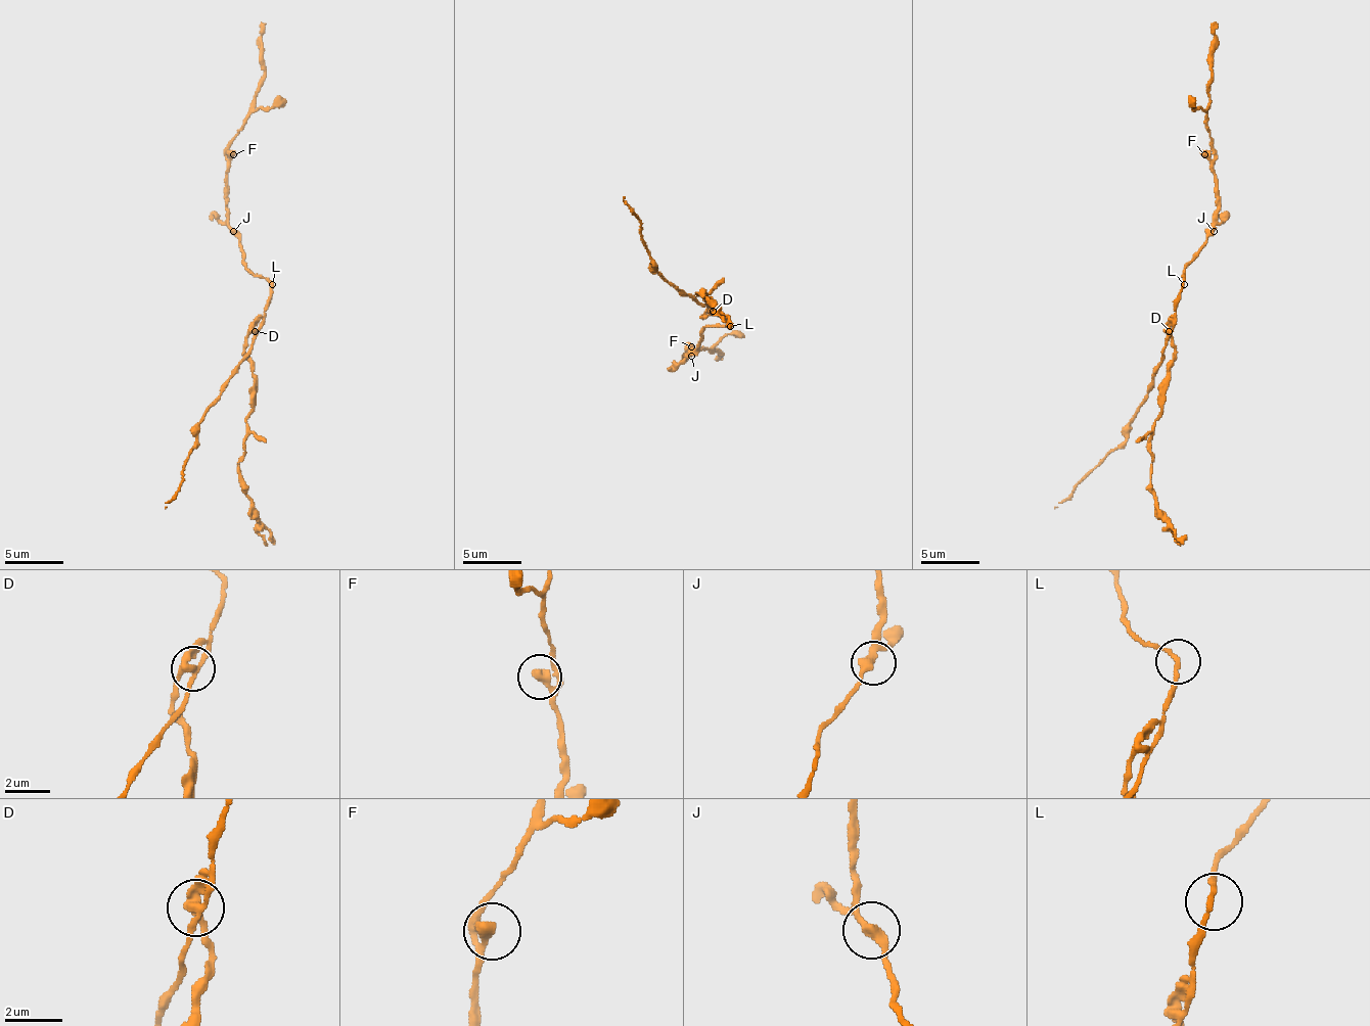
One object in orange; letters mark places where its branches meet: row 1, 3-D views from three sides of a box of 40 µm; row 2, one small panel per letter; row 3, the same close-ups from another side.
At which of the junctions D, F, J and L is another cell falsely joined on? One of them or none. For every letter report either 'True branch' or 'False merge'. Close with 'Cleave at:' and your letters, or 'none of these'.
D: False merge
F: True branch
J: True branch
L: True branch
Cleave at: D

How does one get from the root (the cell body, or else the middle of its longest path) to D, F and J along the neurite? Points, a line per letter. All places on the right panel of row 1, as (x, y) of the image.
D: (1181, 284), (1175, 326), (1169, 332)
F: (1181, 284), (1187, 264), (1217, 222), (1217, 175), (1214, 164), (1204, 154)
J: (1181, 284), (1187, 264), (1214, 231)

